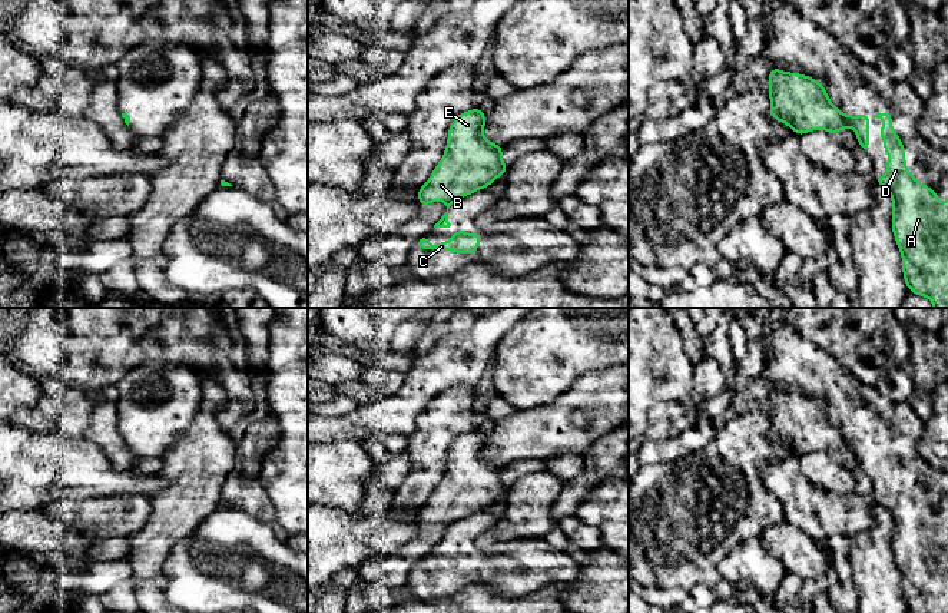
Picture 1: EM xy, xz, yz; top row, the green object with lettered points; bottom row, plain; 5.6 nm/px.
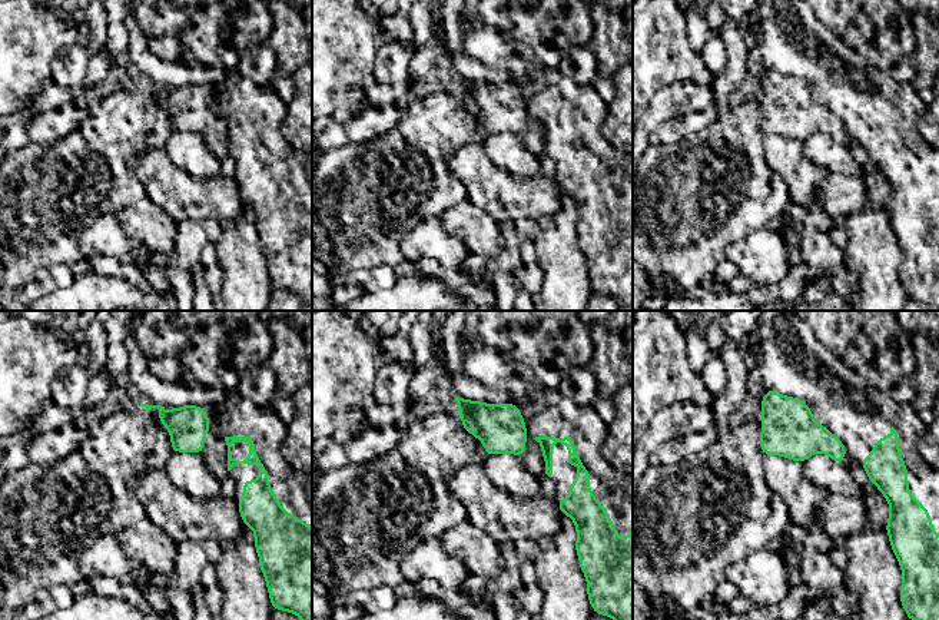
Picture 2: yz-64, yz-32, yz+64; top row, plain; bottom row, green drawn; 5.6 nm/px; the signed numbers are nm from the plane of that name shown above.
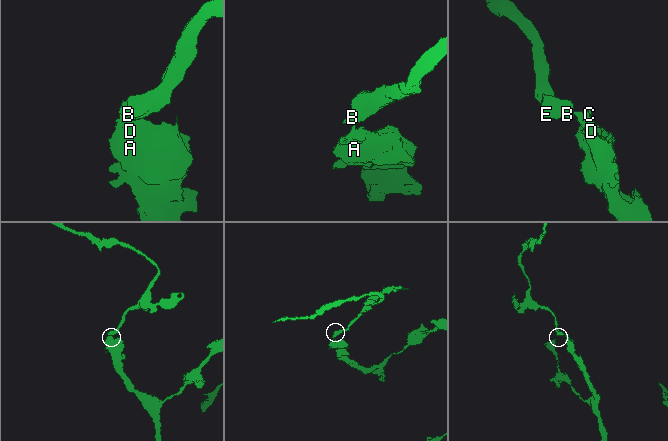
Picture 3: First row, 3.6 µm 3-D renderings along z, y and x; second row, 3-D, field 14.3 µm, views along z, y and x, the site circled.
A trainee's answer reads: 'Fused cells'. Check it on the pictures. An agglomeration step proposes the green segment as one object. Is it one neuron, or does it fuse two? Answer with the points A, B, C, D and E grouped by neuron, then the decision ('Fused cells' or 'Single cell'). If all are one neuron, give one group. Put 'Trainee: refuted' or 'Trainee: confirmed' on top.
Trainee: confirmed
Groups: A C D / B E. Fused cells

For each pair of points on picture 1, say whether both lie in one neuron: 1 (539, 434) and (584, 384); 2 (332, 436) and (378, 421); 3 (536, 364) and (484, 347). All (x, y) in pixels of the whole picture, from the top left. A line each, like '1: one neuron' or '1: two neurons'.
1: one neuron
2: one neuron
3: two neurons

